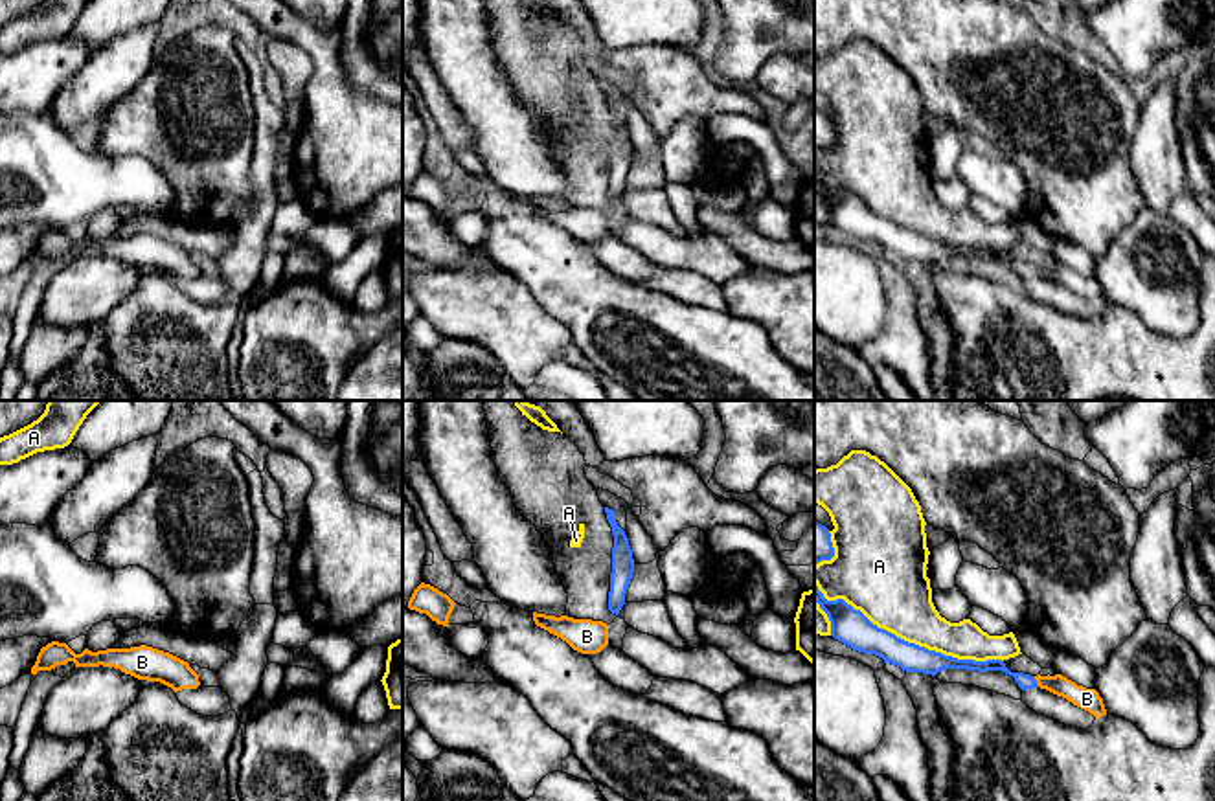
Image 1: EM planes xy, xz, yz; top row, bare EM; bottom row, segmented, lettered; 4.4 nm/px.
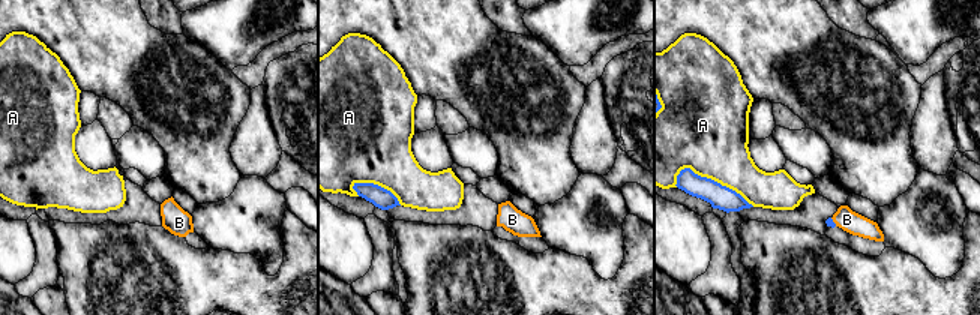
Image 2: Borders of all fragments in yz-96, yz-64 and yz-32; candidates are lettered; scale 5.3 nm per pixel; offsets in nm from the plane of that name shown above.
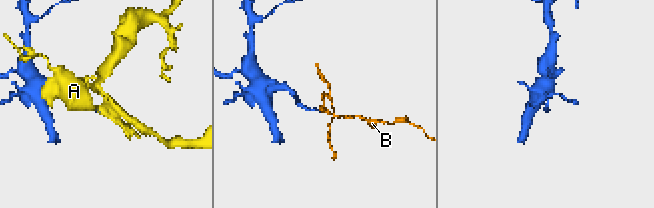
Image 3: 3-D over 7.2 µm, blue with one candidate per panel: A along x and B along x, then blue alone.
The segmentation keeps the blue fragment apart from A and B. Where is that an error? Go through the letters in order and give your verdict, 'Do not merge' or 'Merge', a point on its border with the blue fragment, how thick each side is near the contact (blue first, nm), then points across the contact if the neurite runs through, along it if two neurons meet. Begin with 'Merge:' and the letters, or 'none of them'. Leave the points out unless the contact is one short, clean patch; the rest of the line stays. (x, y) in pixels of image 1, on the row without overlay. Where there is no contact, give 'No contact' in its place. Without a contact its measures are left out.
Merge: B
A: Do not merge. Touches blue at yz (907, 230). Thickness 160 nm (blue) against 320 nm
B: Merge. Touches blue at yz (1035, 270). Thickness 70 nm (blue) against 100 nm. Path across: yz (1024, 270), (1035, 270), (1059, 272), (1087, 287)

